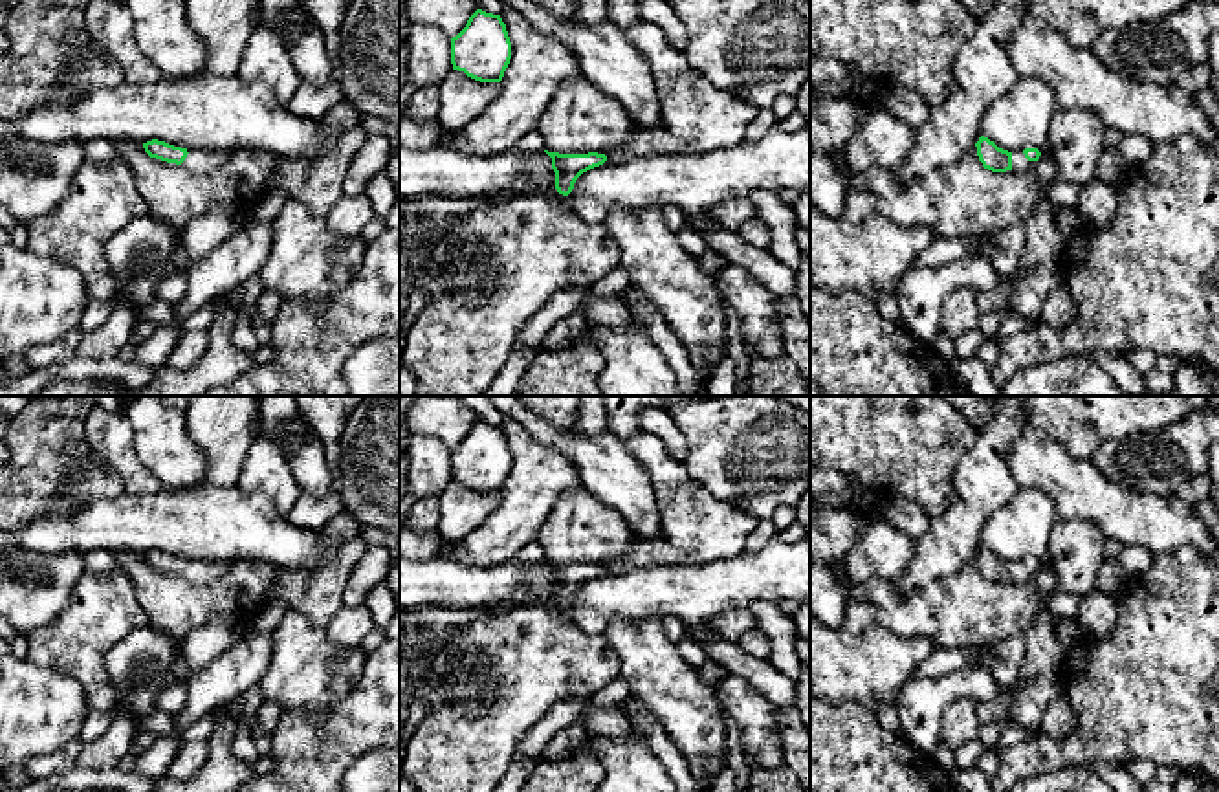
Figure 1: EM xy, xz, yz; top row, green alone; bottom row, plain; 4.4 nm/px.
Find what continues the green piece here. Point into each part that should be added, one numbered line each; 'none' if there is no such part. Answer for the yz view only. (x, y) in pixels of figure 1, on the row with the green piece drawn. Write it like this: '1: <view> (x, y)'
1: yz (1020, 162)

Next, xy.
1: xy (198, 162)

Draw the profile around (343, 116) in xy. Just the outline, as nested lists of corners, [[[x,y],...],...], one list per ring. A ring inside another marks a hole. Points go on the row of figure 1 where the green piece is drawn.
[[[345,99],[339,104],[335,104],[326,116],[324,125],[332,130],[348,132],[354,126],[359,126],[361,114],[356,110],[356,106]]]

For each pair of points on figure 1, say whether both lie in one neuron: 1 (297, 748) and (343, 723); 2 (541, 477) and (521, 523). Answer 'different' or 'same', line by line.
1: same
2: same

